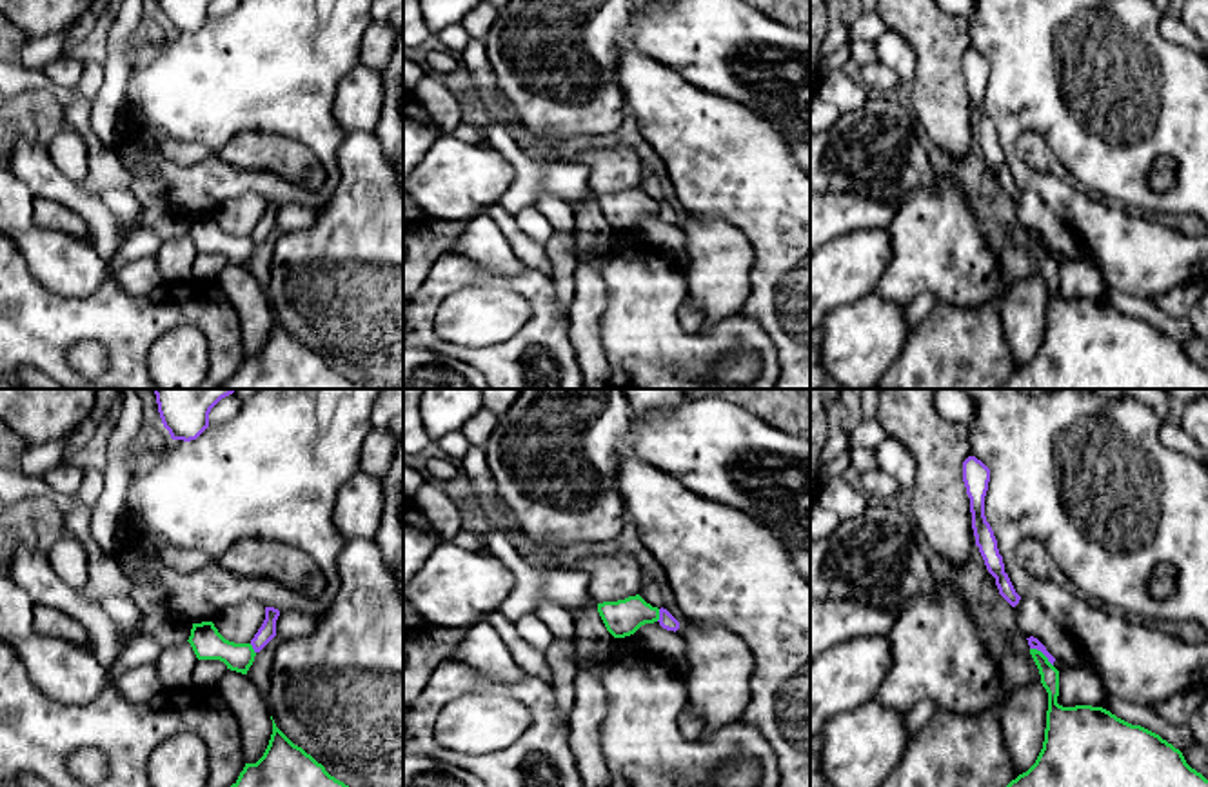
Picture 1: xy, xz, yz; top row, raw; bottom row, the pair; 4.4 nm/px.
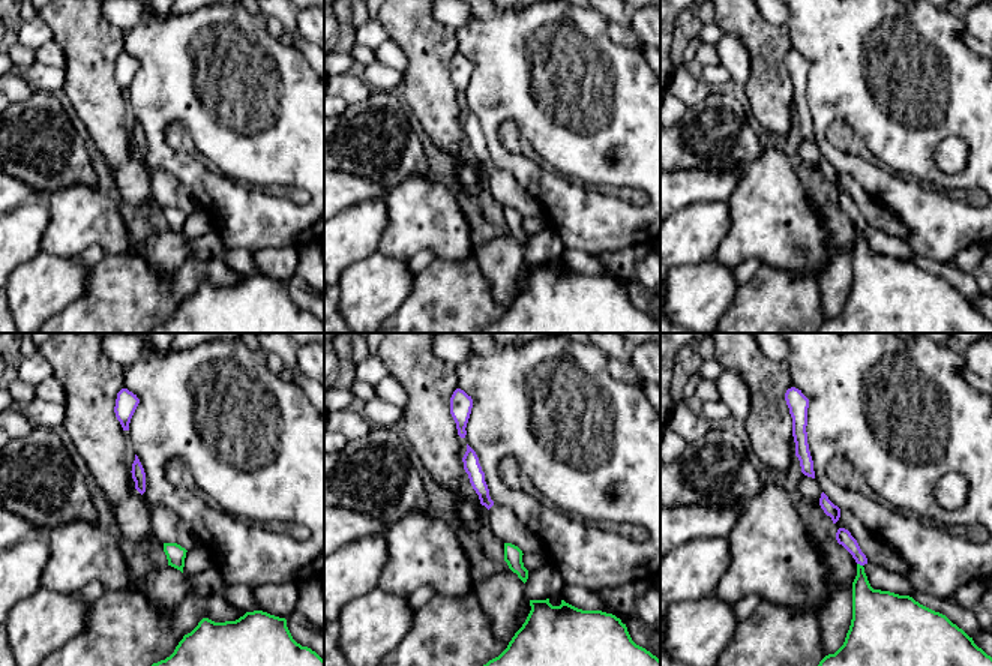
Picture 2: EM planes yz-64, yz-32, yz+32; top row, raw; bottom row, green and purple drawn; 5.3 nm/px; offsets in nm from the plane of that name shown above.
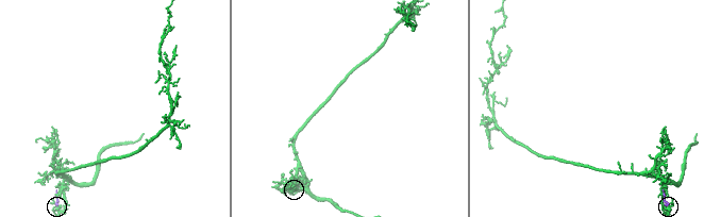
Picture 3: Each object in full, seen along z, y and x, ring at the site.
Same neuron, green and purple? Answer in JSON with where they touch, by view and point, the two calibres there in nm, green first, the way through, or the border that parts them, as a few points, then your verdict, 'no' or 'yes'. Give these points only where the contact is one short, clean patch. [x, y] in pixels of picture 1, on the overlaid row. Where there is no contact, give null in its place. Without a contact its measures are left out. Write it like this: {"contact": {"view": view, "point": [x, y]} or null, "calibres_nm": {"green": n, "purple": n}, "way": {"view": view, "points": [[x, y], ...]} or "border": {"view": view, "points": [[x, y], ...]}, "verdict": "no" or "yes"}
{"contact": {"view": "yz", "point": [1043, 655]}, "calibres_nm": {"green": 80, "purple": 50}, "border": {"view": "yz", "points": [[1030, 647], [1036, 647], [1052, 666]]}, "verdict": "no"}

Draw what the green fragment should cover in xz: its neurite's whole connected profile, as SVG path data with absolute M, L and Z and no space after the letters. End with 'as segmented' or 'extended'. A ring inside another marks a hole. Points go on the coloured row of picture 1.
M639 594L598 603L598 613L614 638L630 636L641 625L659 620L659 609L647 603Z; as segmented

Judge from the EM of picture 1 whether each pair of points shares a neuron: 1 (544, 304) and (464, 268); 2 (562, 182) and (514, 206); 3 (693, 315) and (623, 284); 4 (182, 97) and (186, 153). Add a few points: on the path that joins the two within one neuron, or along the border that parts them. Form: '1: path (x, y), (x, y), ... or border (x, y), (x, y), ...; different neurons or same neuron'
1: path (524, 284), (484, 278); same neuron
2: path (549, 182), (536, 182), (525, 193); same neuron
3: border (687, 297), (678, 311), (678, 324), (696, 333); different neurons
4: border (155, 137), (198, 142), (213, 155); different neurons

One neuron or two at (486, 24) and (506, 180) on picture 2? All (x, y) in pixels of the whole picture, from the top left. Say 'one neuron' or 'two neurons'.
two neurons

